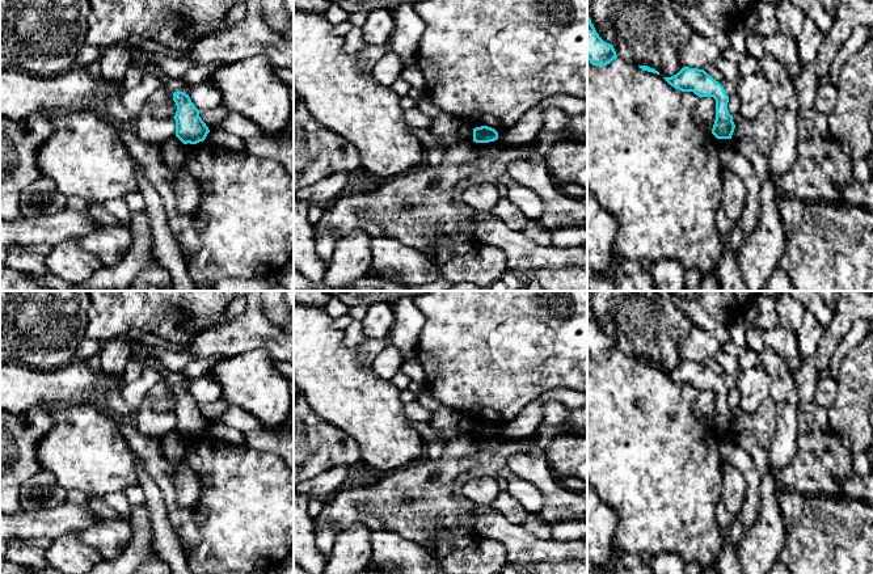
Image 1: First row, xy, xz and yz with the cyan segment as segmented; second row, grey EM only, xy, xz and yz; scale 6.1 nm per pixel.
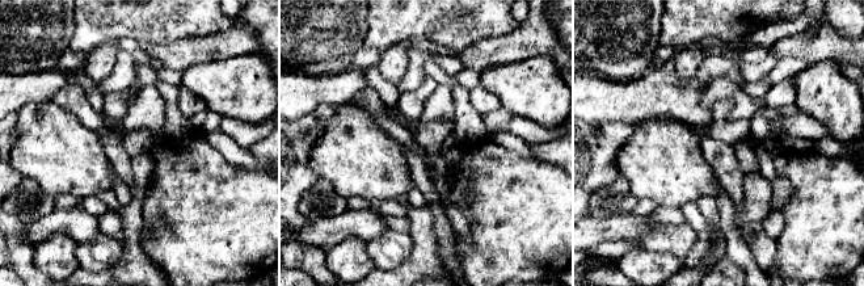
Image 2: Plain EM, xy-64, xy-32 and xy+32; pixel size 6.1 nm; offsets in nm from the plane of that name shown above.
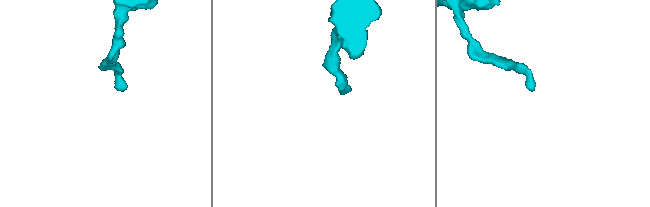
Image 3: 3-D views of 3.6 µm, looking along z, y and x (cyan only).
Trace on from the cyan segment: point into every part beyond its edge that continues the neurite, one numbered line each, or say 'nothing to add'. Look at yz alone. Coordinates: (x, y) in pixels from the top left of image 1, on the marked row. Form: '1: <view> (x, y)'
nothing to add

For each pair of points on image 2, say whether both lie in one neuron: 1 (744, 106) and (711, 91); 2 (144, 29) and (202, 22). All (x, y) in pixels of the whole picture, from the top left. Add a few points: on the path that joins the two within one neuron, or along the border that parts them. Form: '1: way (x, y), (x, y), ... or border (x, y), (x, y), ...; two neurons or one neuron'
1: way (737, 99), (729, 91), (719, 91); one neuron
2: way (159, 22), (188, 22); one neuron

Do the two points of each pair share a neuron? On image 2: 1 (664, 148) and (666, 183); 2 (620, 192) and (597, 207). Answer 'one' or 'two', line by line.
1: one
2: one

